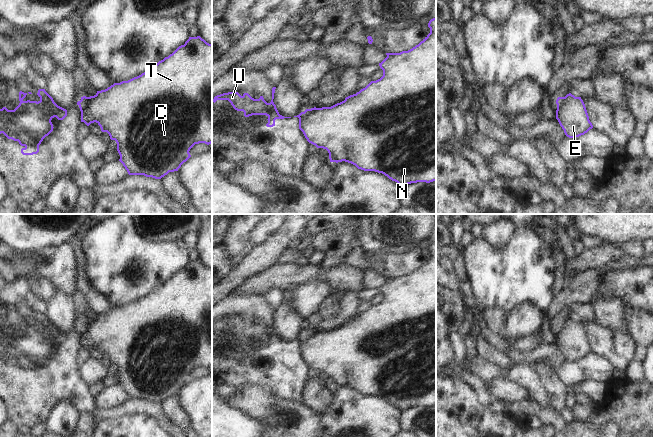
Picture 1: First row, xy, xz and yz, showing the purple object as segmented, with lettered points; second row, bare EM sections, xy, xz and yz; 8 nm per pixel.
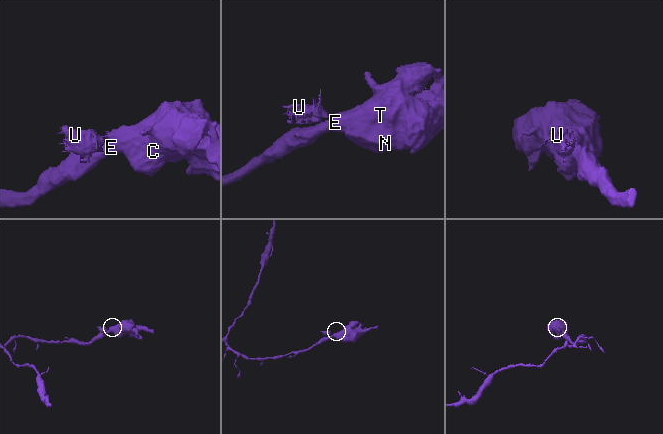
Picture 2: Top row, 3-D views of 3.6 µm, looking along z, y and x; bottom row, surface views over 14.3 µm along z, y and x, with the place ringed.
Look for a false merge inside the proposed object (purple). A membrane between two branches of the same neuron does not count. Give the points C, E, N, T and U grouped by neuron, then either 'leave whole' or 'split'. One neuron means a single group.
groups C E N T / U; split

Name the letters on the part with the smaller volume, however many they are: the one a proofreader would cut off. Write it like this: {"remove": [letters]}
{"remove": ["U"]}

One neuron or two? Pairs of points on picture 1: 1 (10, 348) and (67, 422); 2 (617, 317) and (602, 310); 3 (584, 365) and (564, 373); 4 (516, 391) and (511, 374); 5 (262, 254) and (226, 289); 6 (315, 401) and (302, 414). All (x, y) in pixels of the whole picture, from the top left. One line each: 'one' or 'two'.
1: two
2: one
3: one
4: two
5: one
6: two

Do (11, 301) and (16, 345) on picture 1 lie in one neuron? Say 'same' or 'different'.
same

